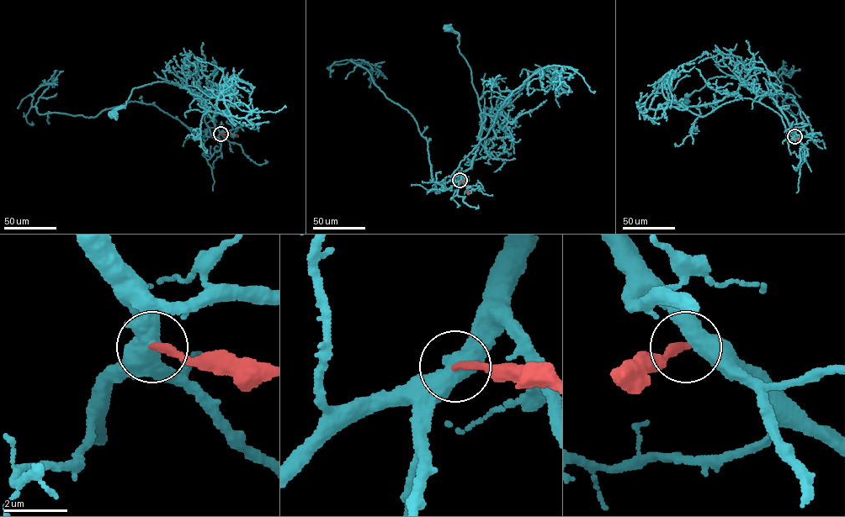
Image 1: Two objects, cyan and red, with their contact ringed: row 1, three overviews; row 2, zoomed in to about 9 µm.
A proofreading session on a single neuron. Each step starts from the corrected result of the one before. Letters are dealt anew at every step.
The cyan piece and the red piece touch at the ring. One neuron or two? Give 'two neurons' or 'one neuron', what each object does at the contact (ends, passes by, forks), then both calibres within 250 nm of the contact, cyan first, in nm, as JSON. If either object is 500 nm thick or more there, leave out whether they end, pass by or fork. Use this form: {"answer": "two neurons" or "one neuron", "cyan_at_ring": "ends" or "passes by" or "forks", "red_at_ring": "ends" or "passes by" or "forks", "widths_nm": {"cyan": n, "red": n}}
{"answer": "two neurons", "widths_nm": {"cyan": 500, "red": 240}}

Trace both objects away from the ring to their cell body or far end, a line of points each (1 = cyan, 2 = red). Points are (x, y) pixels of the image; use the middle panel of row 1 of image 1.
1: (459, 181), (464, 171), (470, 168), (480, 142), (480, 112), (470, 69), (457, 46), (459, 34), (447, 28)
2: (459, 180), (466, 185), (468, 194)

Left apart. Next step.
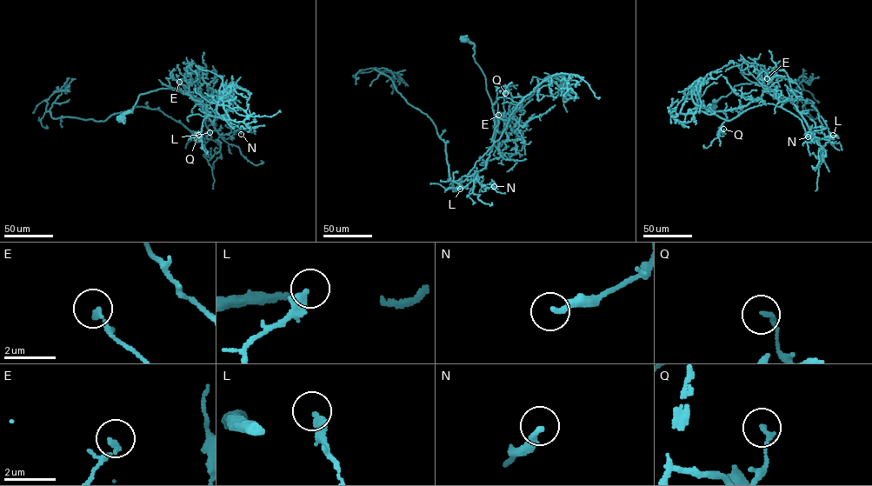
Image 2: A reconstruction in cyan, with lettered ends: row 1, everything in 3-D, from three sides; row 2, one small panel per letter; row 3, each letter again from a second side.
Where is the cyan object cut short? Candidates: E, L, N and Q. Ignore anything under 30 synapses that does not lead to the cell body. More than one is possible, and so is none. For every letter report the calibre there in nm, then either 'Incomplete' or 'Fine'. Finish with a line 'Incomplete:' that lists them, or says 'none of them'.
E: Thickness 160 nm. Fine
L: Thickness 340 nm. Fine
N: Thickness 240 nm. Fine
Q: Thickness 170 nm. Fine
Incomplete: none of them

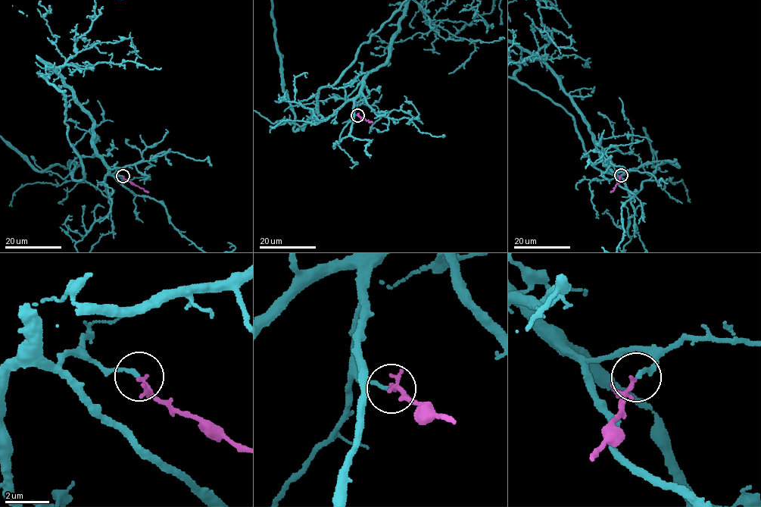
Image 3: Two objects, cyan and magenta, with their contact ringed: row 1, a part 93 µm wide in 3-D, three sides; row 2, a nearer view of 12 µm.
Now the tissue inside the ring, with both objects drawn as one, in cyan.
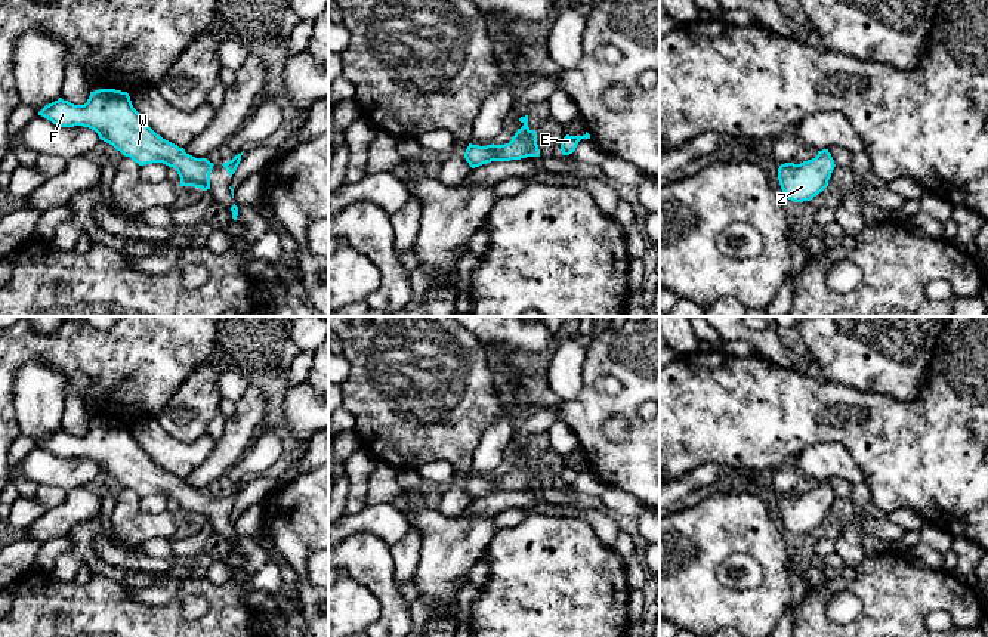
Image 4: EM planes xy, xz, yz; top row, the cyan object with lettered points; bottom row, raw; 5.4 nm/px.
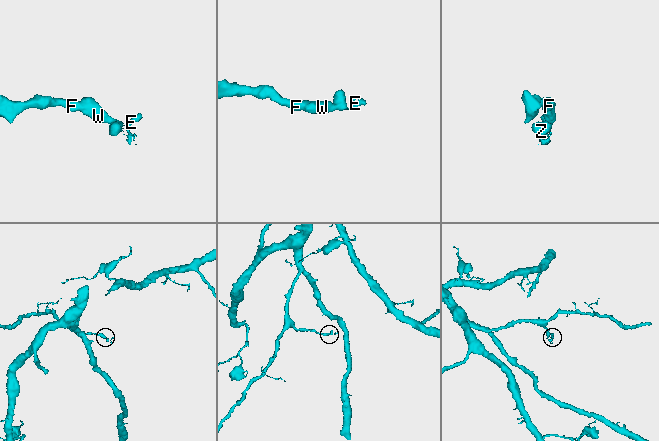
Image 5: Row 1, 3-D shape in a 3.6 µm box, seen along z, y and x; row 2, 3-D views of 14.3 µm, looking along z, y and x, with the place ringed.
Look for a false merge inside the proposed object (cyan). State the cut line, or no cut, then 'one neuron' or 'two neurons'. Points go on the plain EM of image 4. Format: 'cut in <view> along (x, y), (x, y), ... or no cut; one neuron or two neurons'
no cut; one neuron

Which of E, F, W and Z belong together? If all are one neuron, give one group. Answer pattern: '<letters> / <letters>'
E F W Z

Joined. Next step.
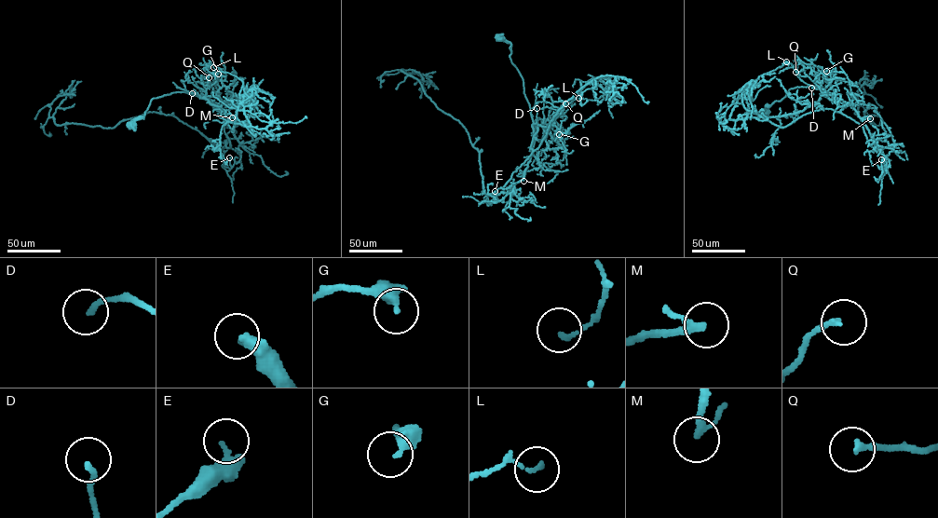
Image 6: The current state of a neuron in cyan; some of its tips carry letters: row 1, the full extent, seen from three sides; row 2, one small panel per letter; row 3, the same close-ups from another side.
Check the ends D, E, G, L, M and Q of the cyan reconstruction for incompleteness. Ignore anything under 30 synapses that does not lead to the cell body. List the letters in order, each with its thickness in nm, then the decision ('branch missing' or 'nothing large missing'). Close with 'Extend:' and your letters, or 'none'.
D: 170 nm | nothing large missing
E: 320 nm | nothing large missing
G: 240 nm | nothing large missing
L: 150 nm | nothing large missing
M: 170 nm | branch missing
Q: 180 nm | nothing large missing
Extend: M

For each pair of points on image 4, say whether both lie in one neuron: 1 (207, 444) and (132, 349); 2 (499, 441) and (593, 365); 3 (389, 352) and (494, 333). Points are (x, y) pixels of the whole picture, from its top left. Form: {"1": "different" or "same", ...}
{"1": "different", "2": "different", "3": "different"}

